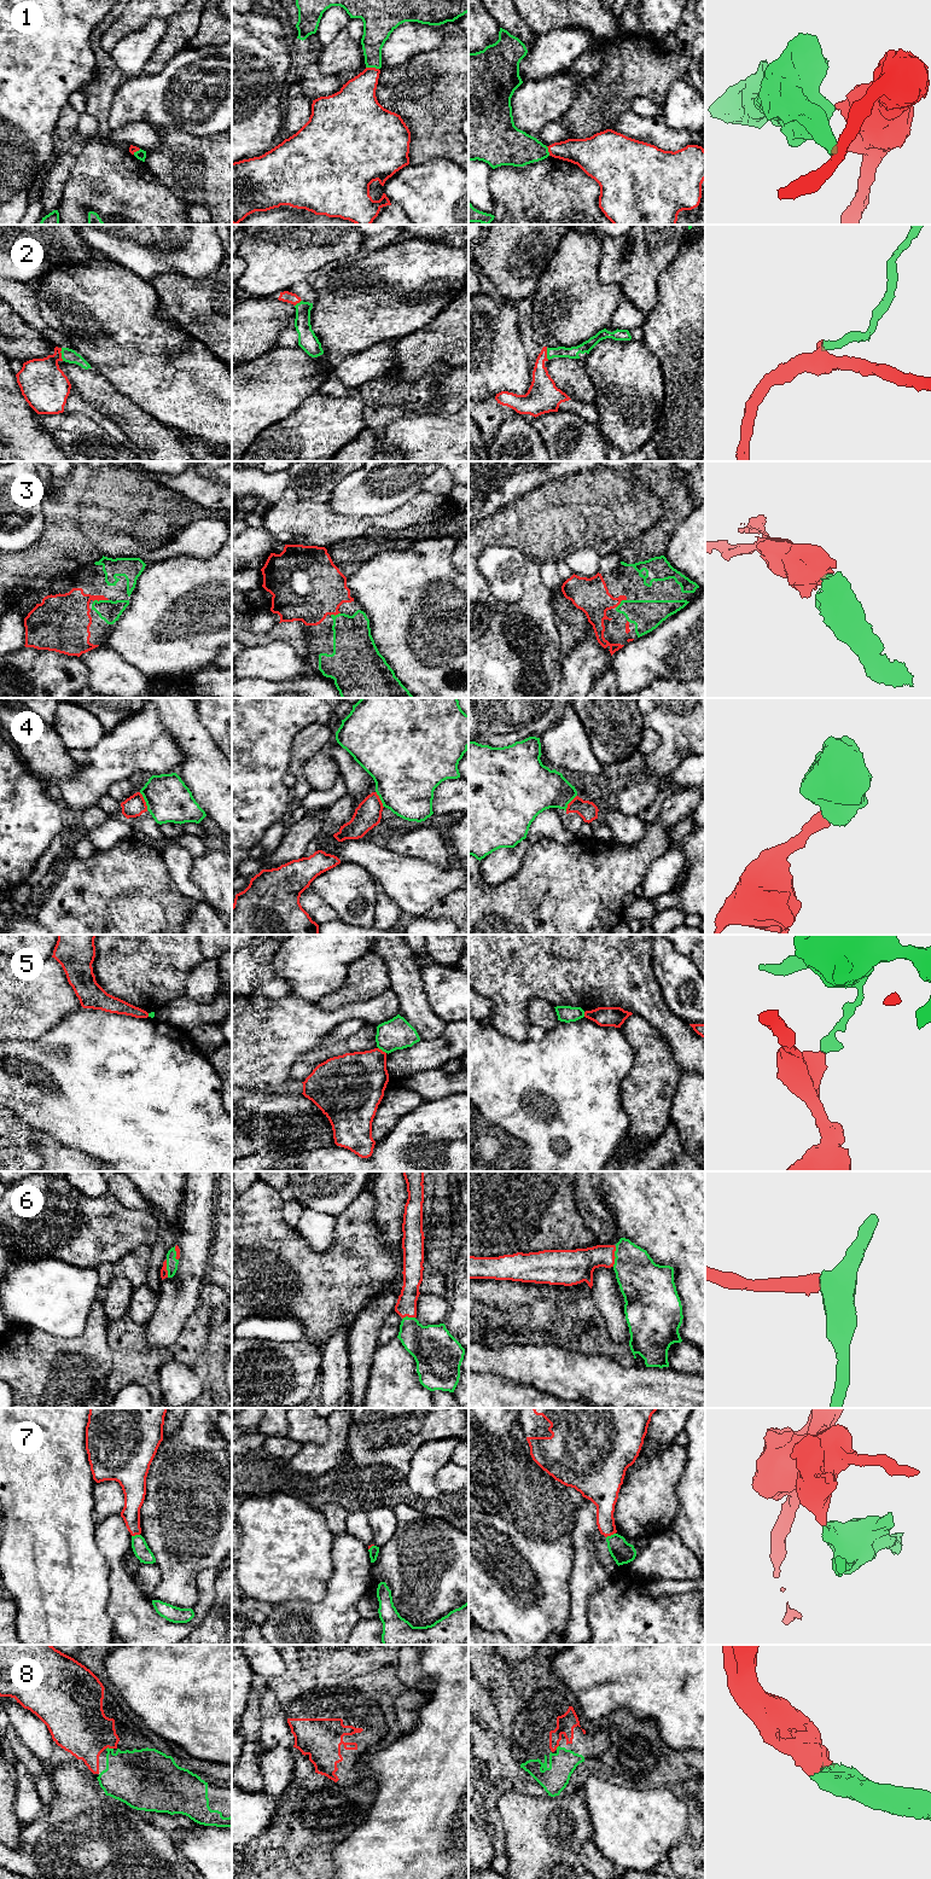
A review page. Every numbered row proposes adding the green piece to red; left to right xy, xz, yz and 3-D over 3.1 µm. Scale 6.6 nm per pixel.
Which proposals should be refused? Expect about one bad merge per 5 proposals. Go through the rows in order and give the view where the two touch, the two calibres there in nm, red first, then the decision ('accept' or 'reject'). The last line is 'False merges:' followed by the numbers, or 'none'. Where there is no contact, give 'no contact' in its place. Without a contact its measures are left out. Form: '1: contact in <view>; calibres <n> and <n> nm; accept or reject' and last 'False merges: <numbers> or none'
1: contact in xz; calibres 260 and 180 nm; reject
2: contact in xy; calibres 320 and 90 nm; accept
3: contact in xy; calibres 300 and 140 nm; accept
4: contact in xy; calibres 140 and 300 nm; accept
5: contact in xz; calibres 360 and 200 nm; reject
6: contact in yz; calibres 220 and 300 nm; accept
7: contact in yz; calibres 150 and 150 nm; reject
8: contact in xy; calibres 360 and 360 nm; accept
False merges: 1, 5, 7

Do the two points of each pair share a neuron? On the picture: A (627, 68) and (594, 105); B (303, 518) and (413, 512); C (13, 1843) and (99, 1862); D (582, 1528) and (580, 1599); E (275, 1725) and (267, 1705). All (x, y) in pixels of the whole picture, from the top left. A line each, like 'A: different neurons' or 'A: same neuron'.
A: same neuron
B: same neuron
C: different neurons
D: same neuron
E: same neuron

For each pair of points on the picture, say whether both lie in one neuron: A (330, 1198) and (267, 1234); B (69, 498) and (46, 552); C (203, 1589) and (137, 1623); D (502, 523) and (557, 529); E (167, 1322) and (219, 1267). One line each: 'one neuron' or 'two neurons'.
A: two neurons
B: one neuron
C: one neuron
D: one neuron
E: two neurons

